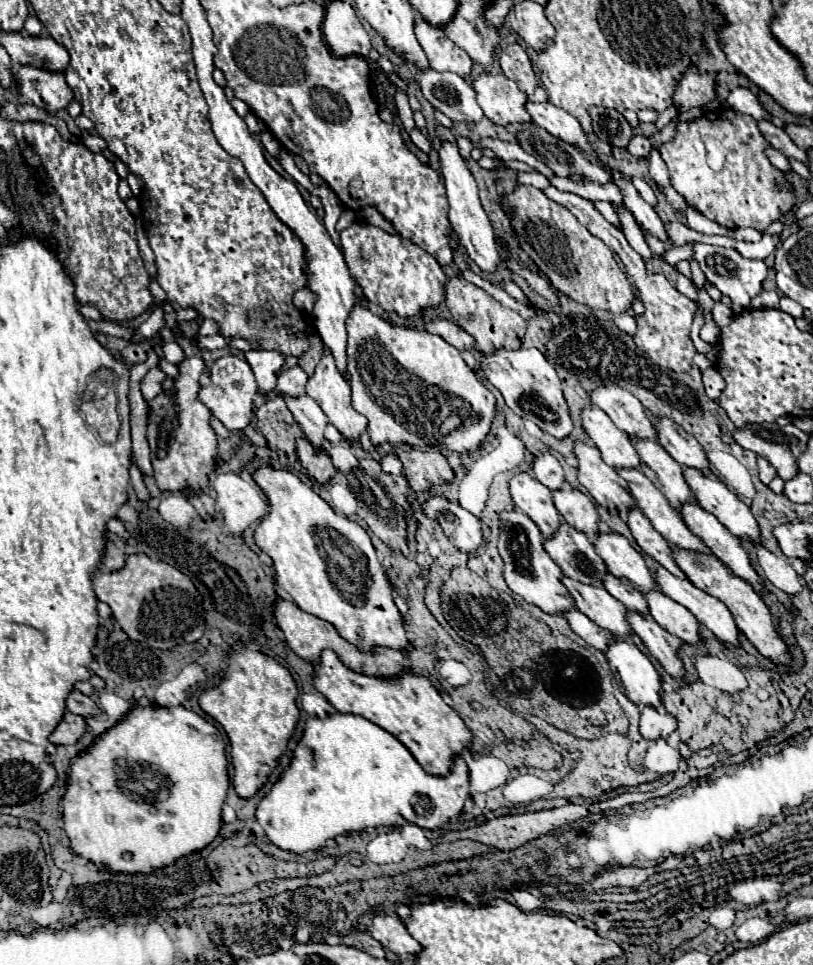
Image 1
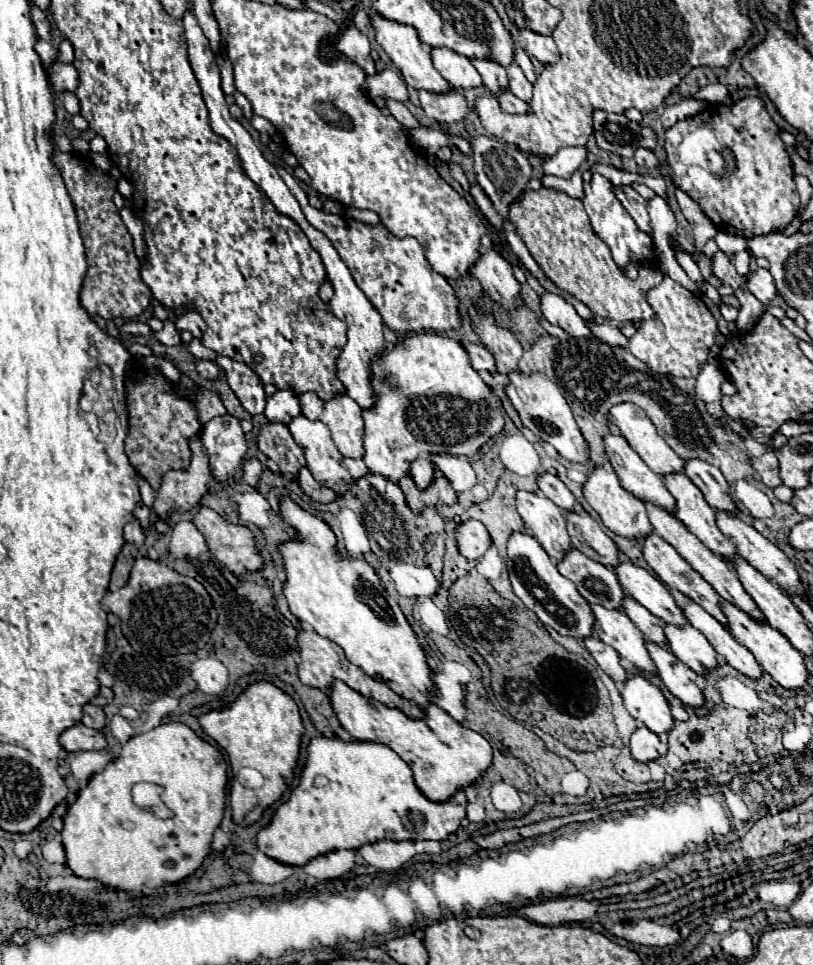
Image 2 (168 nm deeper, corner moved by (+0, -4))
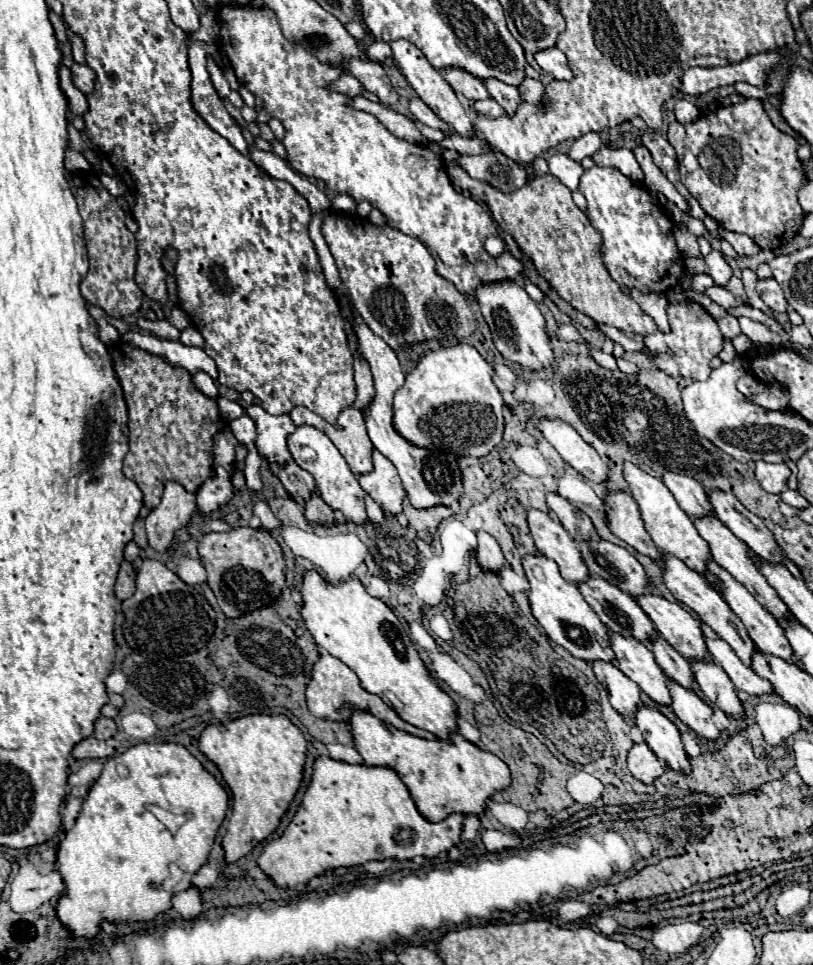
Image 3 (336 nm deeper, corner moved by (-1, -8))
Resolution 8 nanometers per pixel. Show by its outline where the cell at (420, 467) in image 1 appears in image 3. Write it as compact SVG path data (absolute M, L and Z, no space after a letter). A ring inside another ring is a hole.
M408 498L404 500L404 516L408 518L408 524L416 530L416 534L430 544L432 536L438 528L438 524L446 518L452 516L452 510L448 506L436 506L436 508L428 508L428 510L416 510L410 506Z

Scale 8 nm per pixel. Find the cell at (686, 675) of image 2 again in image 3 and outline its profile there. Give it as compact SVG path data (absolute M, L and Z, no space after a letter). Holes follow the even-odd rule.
M668 680L668 688L672 694L672 710L674 714L700 738L714 742L720 736L720 730L712 722L712 708L700 700L692 690L682 688L674 680Z

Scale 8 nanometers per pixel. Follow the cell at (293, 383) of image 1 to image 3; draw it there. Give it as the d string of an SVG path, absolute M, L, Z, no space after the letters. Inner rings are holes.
M252 404L246 408L246 416L250 416L256 422L256 450L262 458L268 462L276 462L280 466L288 464L292 460L288 448L286 448L286 438L290 432L296 430L288 414L282 416L272 416L268 414L262 406Z

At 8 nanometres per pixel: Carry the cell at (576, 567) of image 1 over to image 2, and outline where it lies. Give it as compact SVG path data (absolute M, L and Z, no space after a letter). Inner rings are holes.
M571 548L563 560L557 562L557 568L577 586L579 594L587 602L601 604L605 608L621 608L625 592L619 590L619 580L613 570L591 560L589 556L583 556L577 548Z

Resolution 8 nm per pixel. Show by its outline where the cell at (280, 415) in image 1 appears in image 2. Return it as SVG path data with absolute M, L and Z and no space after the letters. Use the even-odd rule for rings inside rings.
M263 424L257 436L259 450L277 462L279 470L285 476L297 476L299 468L305 466L303 460L303 450L295 440L291 440L291 432L285 424Z

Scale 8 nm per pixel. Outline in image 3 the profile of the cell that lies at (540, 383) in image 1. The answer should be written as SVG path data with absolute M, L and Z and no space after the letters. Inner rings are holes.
M544 418L538 422L538 428L578 474L596 484L608 480L608 466L604 464L604 460L590 444L582 440L582 436L570 424L554 418Z

